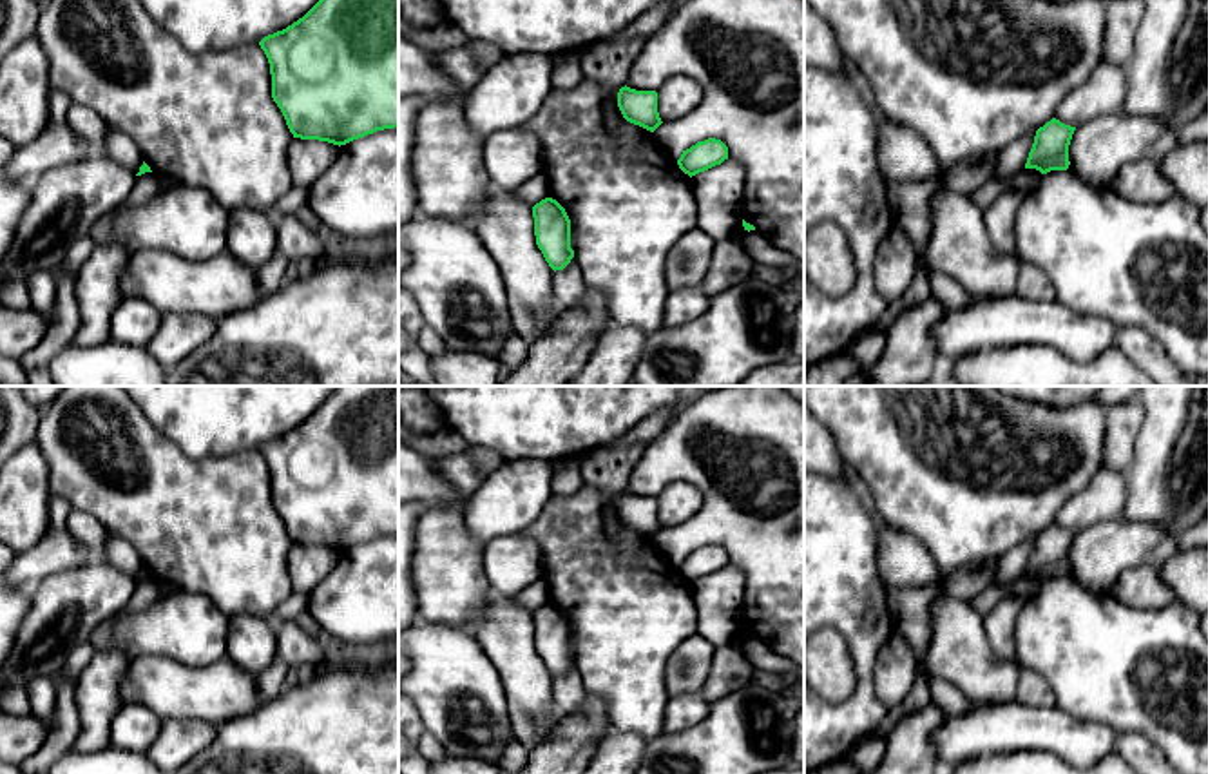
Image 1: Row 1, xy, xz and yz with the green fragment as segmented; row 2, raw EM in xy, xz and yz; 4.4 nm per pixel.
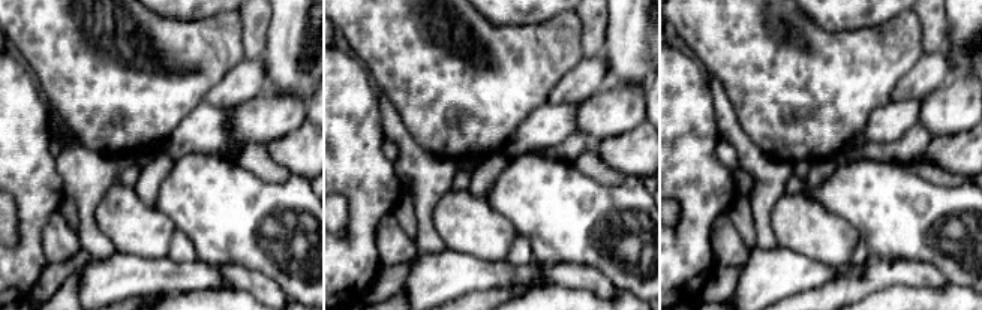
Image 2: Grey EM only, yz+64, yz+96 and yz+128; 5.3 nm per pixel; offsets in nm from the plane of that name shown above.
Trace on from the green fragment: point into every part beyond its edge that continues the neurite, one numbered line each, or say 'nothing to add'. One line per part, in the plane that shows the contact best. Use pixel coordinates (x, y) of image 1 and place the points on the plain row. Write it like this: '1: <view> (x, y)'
nothing to add

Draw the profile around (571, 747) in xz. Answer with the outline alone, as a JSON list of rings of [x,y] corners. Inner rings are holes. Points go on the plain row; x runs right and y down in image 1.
[[[587,694],[580,712],[563,716],[549,740],[529,750],[529,761],[518,774],[583,774],[609,729],[605,705]]]

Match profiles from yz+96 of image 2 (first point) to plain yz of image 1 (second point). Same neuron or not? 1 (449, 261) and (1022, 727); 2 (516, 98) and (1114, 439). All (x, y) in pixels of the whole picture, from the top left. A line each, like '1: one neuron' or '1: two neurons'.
1: one neuron
2: two neurons

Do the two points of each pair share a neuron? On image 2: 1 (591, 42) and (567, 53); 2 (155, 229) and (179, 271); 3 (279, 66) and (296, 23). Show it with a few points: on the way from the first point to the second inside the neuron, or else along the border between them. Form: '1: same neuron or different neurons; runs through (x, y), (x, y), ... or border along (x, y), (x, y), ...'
1: different neurons; border along (577, 15), (582, 53), (585, 56)
2: different neurons; border along (132, 253), (141, 258), (167, 256)
3: same neuron; runs through (290, 56), (296, 50), (296, 33)

